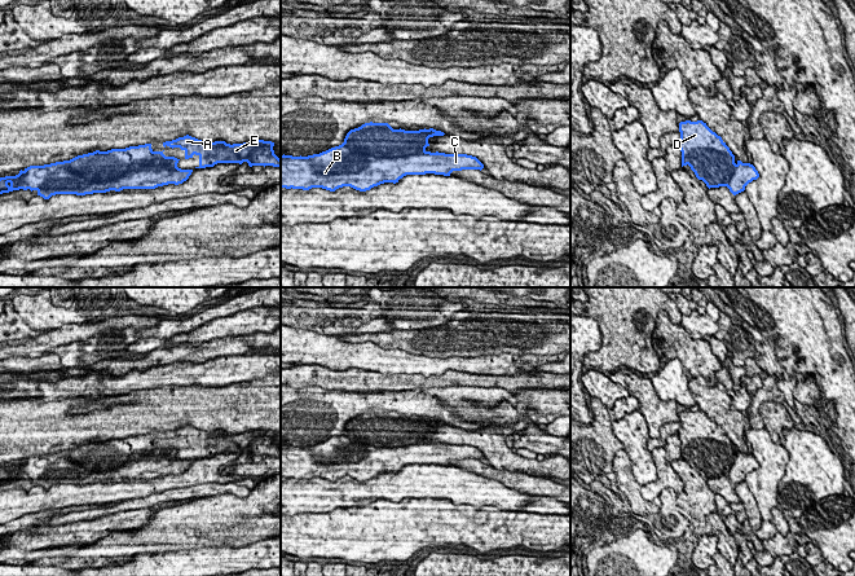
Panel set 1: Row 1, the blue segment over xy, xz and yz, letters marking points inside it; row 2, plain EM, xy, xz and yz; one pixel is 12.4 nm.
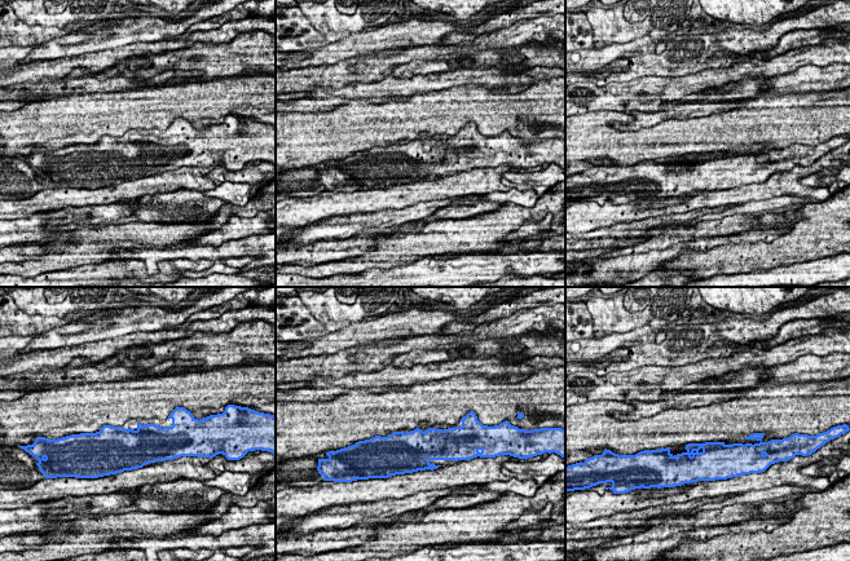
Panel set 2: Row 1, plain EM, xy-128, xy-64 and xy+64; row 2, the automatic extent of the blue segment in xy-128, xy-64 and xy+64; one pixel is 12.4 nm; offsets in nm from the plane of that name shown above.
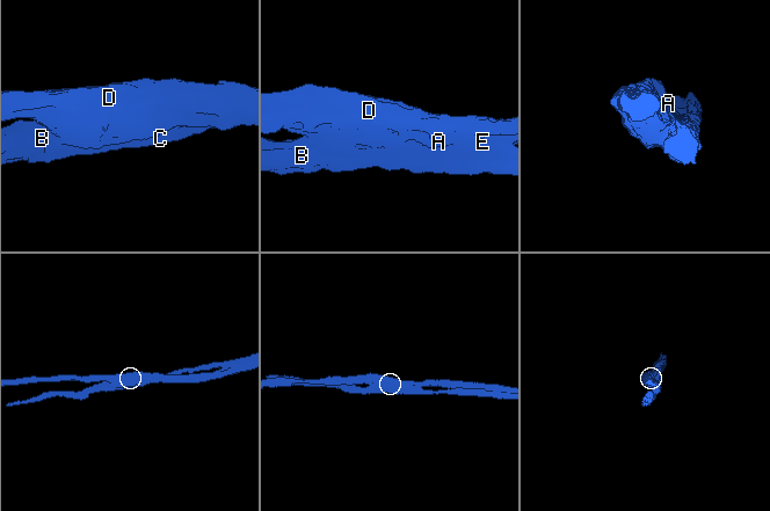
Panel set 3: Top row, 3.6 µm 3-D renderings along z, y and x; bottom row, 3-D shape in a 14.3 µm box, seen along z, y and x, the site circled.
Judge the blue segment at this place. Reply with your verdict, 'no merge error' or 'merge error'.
merge error

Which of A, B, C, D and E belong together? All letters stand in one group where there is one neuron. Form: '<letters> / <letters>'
A D / B C E

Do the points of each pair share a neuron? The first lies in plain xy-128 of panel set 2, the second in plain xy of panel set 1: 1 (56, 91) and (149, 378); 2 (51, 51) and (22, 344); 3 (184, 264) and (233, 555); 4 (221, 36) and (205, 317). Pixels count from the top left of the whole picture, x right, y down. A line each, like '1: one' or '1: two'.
1: one
2: one
3: one
4: two

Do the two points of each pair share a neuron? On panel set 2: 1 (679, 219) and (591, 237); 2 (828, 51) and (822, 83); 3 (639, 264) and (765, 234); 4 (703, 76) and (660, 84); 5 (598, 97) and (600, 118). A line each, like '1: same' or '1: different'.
1: same
2: different
3: same
4: same
5: different

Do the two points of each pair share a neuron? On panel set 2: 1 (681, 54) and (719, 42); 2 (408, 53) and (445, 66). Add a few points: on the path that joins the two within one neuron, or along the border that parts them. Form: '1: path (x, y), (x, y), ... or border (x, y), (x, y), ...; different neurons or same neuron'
1: path (690, 53), (696, 53), (710, 43); same neuron
2: border (424, 60), (427, 61); different neurons

